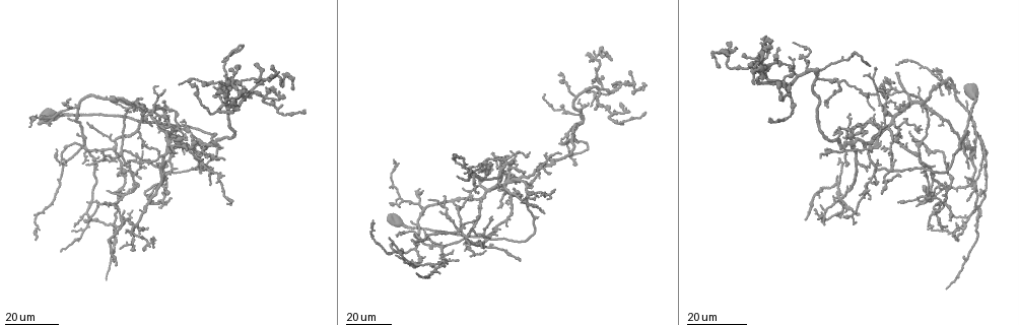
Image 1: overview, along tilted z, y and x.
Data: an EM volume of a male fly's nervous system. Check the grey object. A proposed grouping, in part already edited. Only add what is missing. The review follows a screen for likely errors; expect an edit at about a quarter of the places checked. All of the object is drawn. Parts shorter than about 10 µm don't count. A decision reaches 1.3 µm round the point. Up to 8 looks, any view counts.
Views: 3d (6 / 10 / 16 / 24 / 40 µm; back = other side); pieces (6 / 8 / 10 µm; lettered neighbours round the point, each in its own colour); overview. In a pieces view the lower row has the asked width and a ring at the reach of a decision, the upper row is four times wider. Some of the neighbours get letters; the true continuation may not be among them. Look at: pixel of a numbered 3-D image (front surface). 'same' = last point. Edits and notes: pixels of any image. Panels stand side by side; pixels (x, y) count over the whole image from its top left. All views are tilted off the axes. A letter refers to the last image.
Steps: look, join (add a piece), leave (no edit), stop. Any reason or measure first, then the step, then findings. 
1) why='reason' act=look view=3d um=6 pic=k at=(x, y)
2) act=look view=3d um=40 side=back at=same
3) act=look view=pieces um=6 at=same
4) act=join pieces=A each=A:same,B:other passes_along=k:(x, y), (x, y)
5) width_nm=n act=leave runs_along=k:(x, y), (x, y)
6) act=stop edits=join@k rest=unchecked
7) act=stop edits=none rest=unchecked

why='an open end' act=look view=3d um=40 pic=1 at=(793, 112)

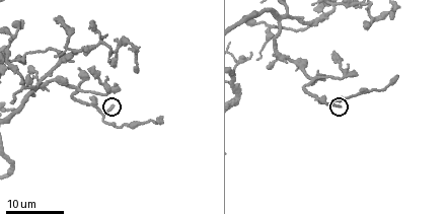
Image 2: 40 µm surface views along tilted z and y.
act=look view=pieces um=6 pic=2 at=(113, 105)

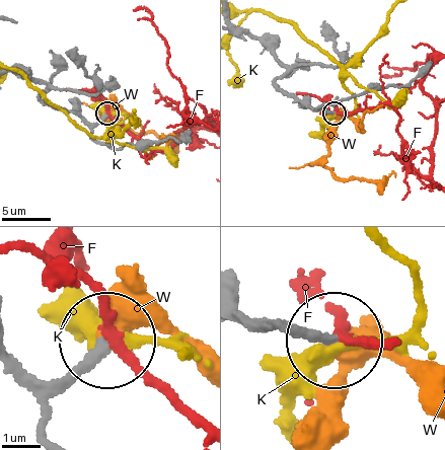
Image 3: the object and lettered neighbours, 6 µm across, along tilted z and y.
width_nm=220 act=join pieces=W each=F:other,K:other,W:same found='it goes on there'

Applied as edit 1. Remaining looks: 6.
act=look view=overview

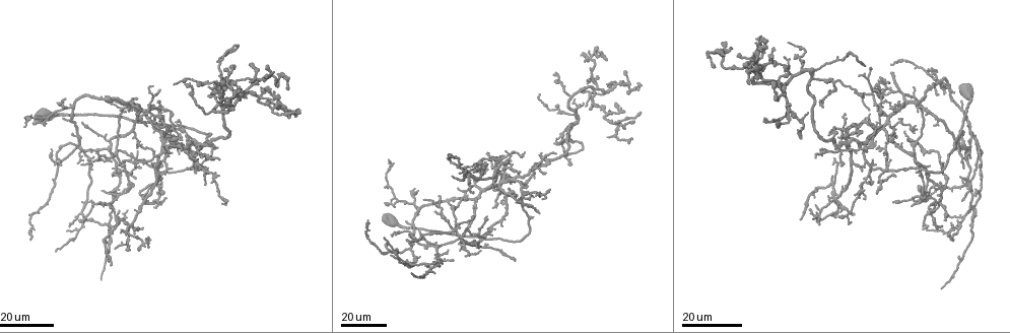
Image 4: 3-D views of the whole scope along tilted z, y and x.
why='an open end' act=look view=3d um=40 pic=4 at=(862, 169)

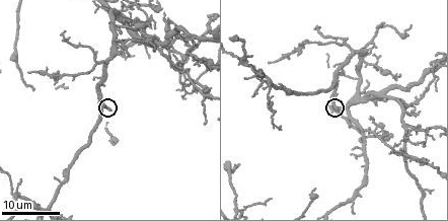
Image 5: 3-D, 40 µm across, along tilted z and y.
act=look view=pieces um=10 pic=5 at=(111, 111)

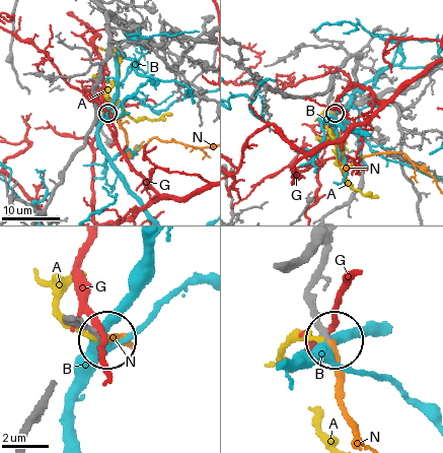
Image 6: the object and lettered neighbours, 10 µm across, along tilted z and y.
act=join pieces=N each=A:other,B:other,G:other,N:same found='it goes on there'

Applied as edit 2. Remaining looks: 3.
act=look view=overview

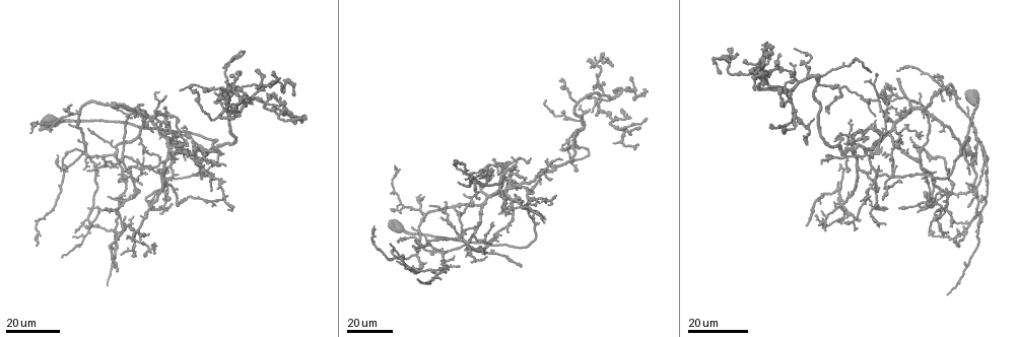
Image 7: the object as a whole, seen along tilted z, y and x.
why='free end' act=look view=3d um=24 pic=7 at=(457, 161)

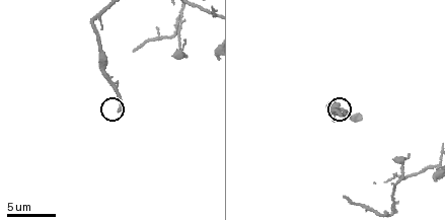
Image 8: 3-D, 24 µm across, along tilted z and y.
act=look view=pieces um=8 pic=8 at=(344, 115)

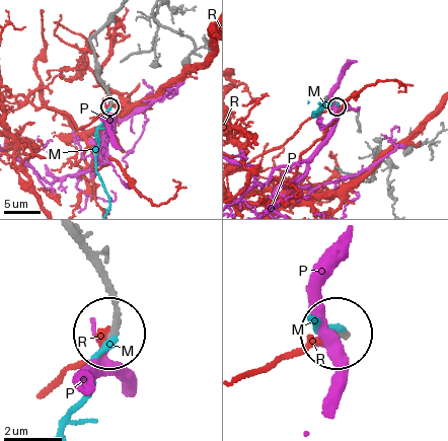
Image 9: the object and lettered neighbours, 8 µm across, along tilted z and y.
act=join pieces=M each=M:same,P:other,R:other passes_along=9:(102, 84), (109, 100), (98, 132), (95, 164), (109, 203) found='the neuron continues'

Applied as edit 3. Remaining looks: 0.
act=stop edits=join@3,join@6,join@9 rest=unchecked

